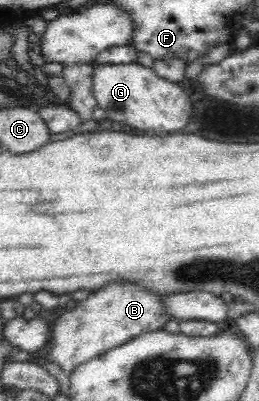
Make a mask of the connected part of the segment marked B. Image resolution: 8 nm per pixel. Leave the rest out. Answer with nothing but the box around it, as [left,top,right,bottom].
[44,283,168,375]

